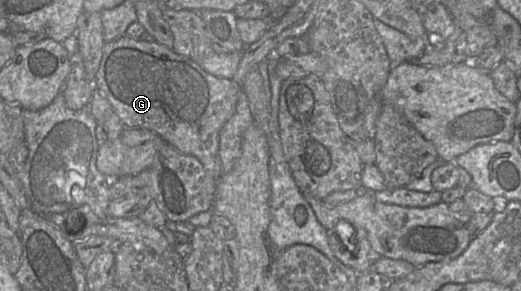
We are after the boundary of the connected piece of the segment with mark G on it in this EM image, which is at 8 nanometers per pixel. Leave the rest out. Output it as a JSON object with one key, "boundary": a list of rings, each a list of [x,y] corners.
{"boundary":[[[127,35],[105,42],[95,88],[108,99],[125,128],[144,128],[159,135],[179,152],[196,157],[214,179],[221,174],[219,136],[225,123],[235,112],[242,90],[232,79],[220,78],[206,72],[197,62],[177,54],[171,48],[153,41],[141,41]]]}

